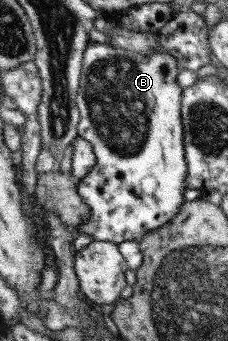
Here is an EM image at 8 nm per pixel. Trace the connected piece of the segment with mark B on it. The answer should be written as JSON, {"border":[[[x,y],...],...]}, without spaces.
{"border":[[[90,41],[78,92],[81,115],[78,134],[93,146],[96,165],[85,179],[77,182],[78,193],[92,208],[92,213],[87,222],[75,229],[76,233],[121,245],[125,241],[143,240],[148,232],[170,224],[182,212],[189,166],[182,116],[184,88],[178,83],[180,71],[178,58],[165,52],[163,47],[151,52],[134,52]]]}

